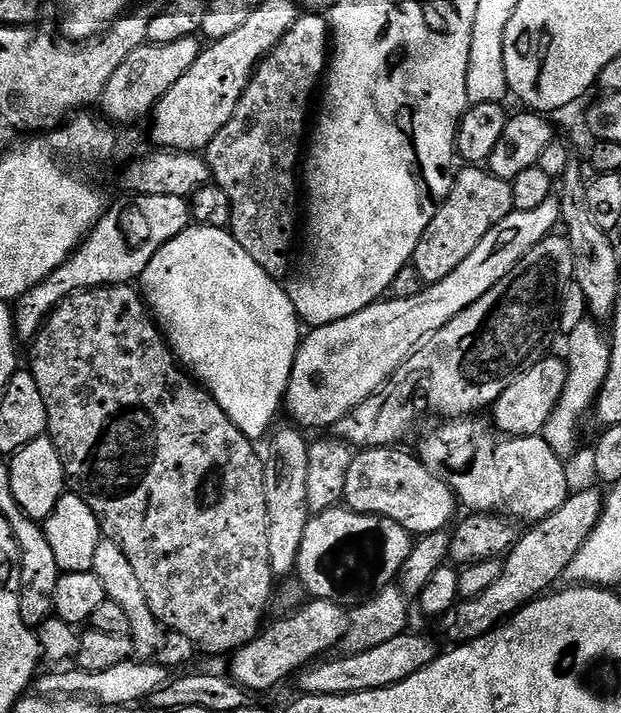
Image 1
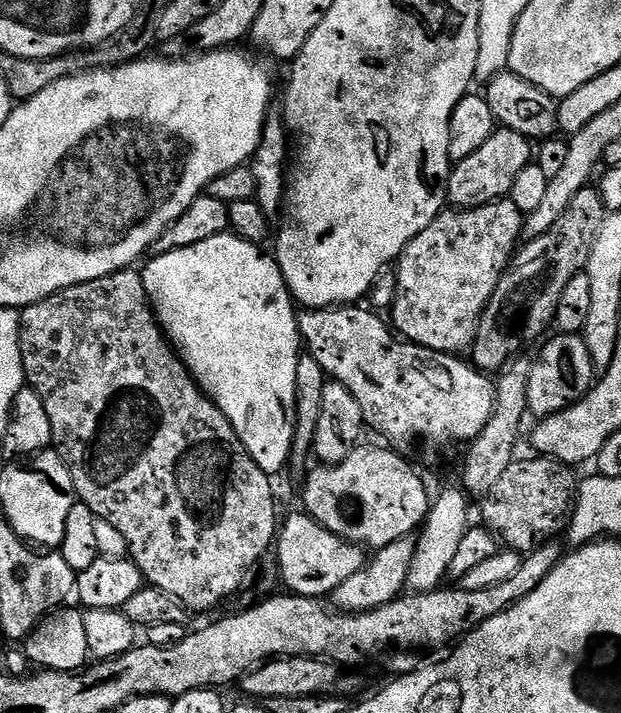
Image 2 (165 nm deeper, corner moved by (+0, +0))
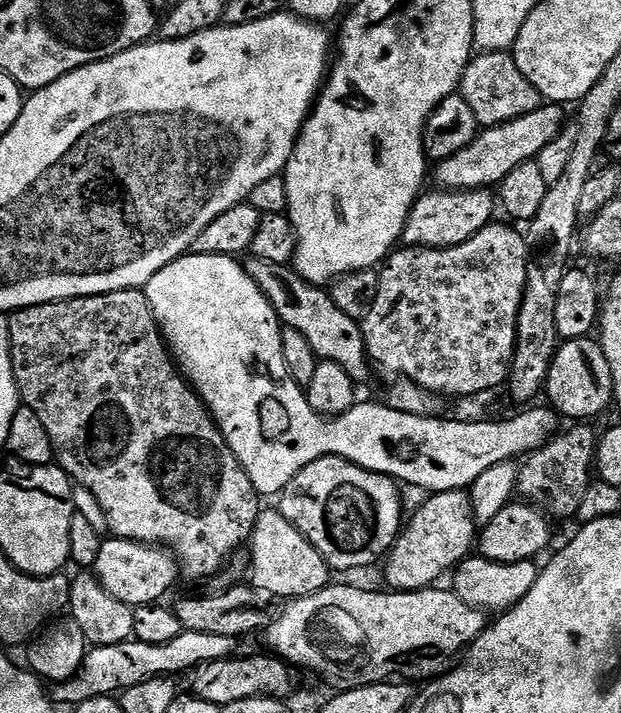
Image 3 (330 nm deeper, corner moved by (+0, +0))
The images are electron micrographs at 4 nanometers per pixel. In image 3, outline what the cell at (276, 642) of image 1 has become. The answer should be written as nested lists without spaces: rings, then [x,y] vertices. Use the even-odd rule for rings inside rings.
[[[455,488],[449,492],[433,492],[428,501],[407,519],[402,531],[392,545],[392,551],[386,557],[388,565],[384,568],[384,576],[388,579],[387,587],[398,592],[417,592],[441,583],[440,580],[449,575],[456,565],[473,555],[474,545],[478,540],[478,525],[472,509],[472,497],[467,491]]]

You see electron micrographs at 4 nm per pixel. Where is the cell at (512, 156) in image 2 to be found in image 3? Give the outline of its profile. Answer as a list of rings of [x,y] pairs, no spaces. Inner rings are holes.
[[[466,188],[463,190],[425,191],[410,210],[408,219],[404,221],[403,243],[410,248],[449,248],[466,242],[466,238],[474,238],[478,230],[493,223],[495,212],[498,212],[498,200],[489,189]]]

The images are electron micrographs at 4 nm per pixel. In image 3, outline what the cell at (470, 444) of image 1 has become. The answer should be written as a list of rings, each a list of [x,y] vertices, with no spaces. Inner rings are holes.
[[[255,258],[249,261],[246,267],[250,278],[258,282],[270,306],[274,306],[281,325],[284,328],[300,331],[310,341],[310,346],[314,346],[316,356],[321,360],[338,362],[338,366],[342,366],[342,370],[346,370],[346,374],[350,374],[352,380],[363,382],[368,376],[370,361],[364,345],[361,321],[350,318],[350,314],[338,310],[338,306],[334,306],[331,295],[323,287],[302,279],[289,265],[267,264]]]

